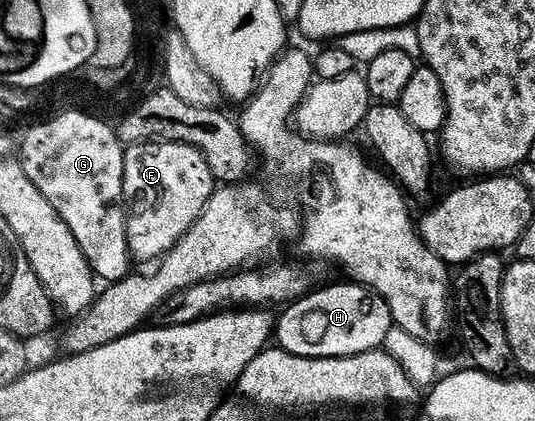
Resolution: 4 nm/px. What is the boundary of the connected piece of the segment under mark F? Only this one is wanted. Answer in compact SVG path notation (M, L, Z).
M136 142L123 152L123 206L126 210L127 246L132 255L155 260L165 247L179 239L194 224L205 208L209 196L217 188L217 179L209 172L205 156L184 142Z

